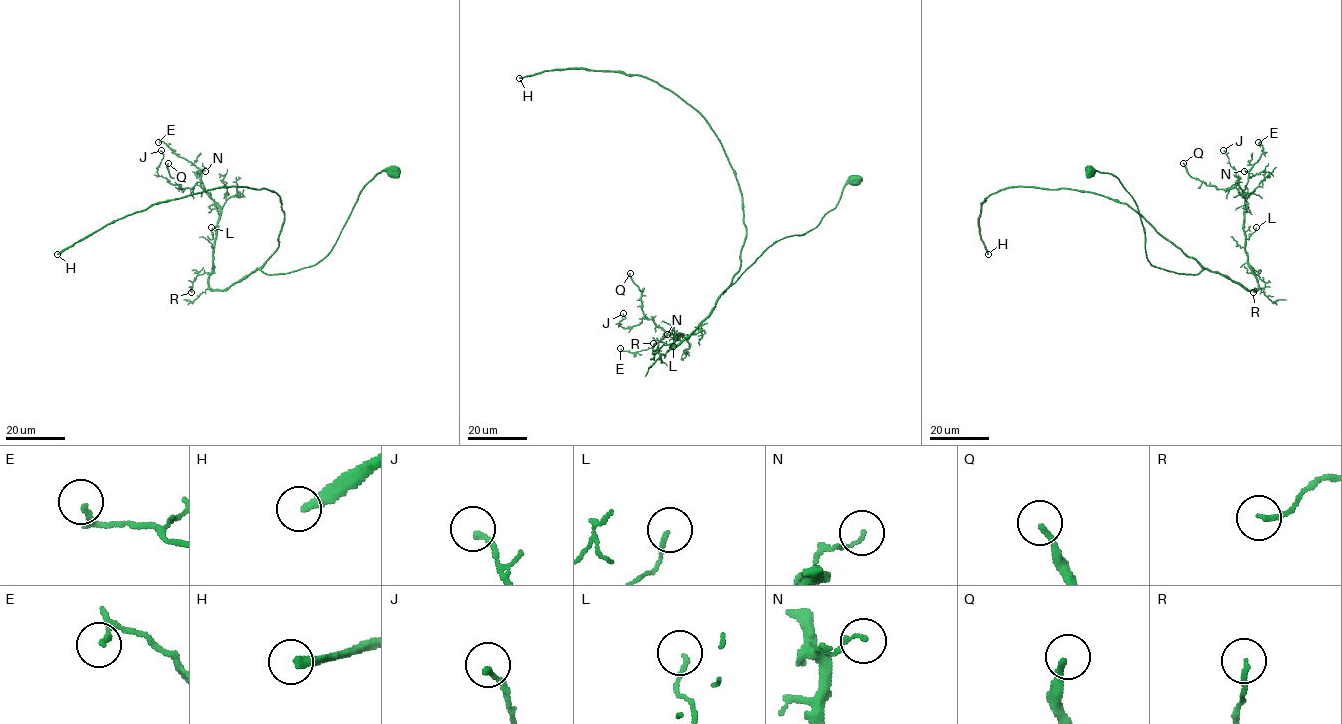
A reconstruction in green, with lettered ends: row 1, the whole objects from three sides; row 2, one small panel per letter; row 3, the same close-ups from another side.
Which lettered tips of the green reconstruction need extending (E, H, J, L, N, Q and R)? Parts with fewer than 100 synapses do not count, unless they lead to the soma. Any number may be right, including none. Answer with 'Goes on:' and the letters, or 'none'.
Goes on: H

